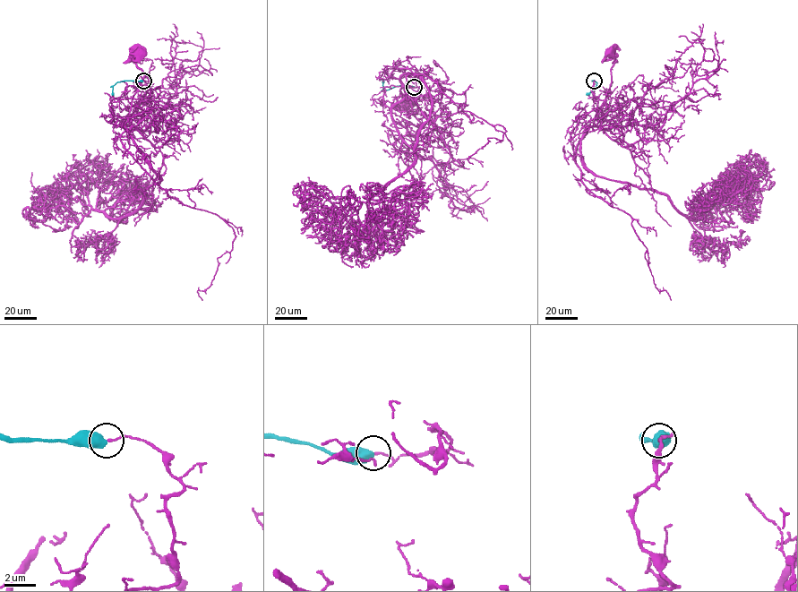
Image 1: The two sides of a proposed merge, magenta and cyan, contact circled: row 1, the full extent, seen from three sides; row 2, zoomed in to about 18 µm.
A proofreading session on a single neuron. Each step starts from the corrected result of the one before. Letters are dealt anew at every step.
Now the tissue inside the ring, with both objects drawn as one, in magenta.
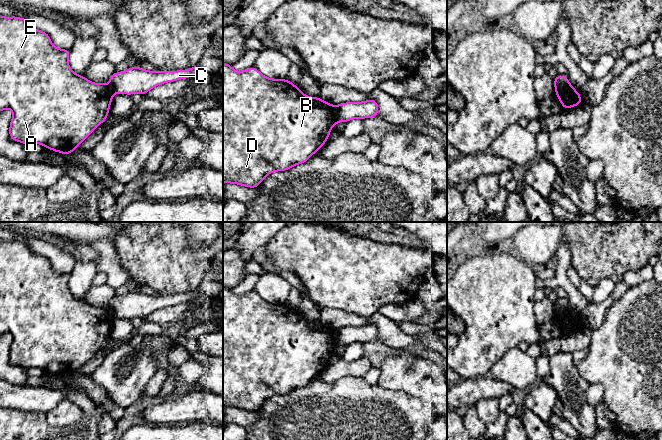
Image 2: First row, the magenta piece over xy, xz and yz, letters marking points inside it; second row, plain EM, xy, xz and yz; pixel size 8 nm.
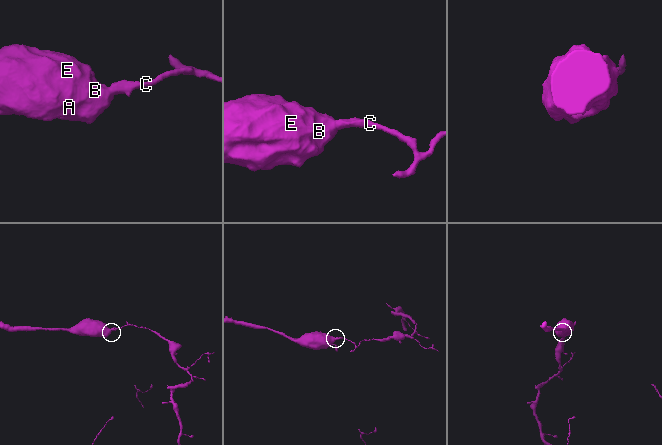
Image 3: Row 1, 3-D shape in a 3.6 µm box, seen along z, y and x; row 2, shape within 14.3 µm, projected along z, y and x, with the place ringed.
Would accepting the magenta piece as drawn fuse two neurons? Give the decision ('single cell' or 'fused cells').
fused cells

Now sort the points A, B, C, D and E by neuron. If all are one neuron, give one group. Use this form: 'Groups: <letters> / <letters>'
Groups: A B D E / C

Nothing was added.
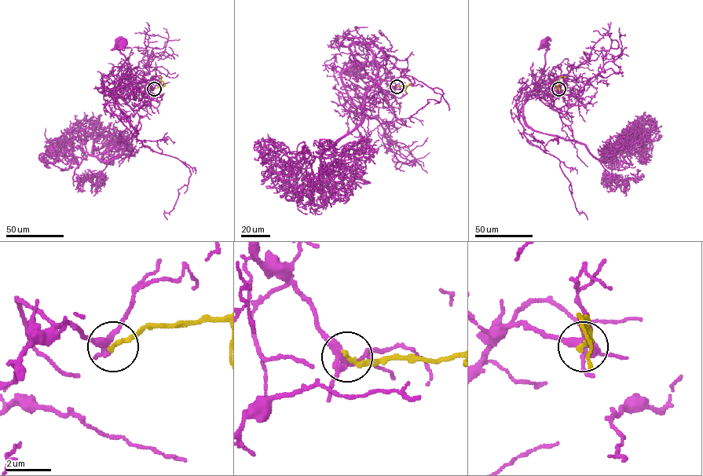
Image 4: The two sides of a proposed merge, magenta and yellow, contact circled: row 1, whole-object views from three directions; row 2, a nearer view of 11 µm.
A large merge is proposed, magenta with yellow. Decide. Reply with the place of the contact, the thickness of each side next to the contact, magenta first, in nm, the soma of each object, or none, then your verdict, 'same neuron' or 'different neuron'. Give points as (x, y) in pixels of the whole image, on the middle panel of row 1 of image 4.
(397, 86) | 300/240 nm | magenta (358, 67) | yellow none | different neuron

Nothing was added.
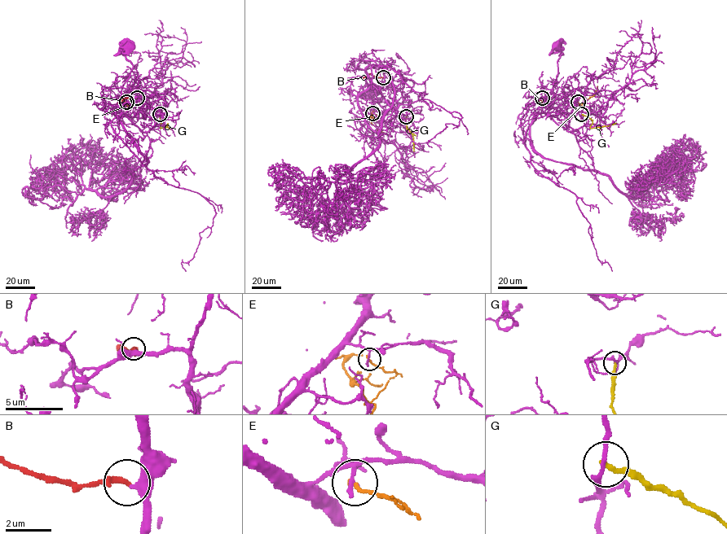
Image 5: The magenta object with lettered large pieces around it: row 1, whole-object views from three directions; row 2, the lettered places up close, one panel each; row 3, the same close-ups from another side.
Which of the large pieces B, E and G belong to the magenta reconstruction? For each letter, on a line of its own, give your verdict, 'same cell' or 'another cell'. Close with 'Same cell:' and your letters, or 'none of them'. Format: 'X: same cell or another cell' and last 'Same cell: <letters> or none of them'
B: another cell
E: another cell
G: another cell
Same cell: none of them

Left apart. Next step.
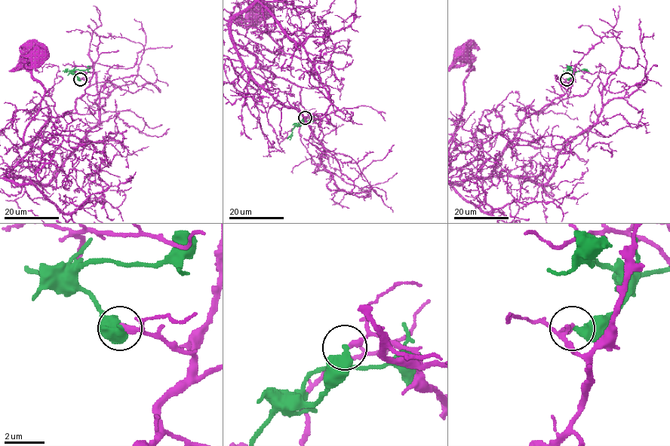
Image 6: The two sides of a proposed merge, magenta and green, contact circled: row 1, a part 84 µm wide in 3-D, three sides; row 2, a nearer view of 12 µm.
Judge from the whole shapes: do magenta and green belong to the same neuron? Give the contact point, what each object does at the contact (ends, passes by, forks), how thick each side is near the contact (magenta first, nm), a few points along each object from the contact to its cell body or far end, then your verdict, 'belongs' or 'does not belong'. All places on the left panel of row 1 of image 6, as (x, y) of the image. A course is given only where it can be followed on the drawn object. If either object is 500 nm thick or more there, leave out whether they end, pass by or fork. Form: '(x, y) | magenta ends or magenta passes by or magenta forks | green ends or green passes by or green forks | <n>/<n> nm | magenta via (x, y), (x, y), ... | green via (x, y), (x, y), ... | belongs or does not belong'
(80, 79) | magenta ends | green ends | 280/480 nm | magenta via (80, 78), (75, 111), (53, 117), (6, 178), (29, 181), (23, 134), (44, 87), (14, 69), (36, 53) | green via (80, 78), (74, 71), (87, 70) | does not belong

